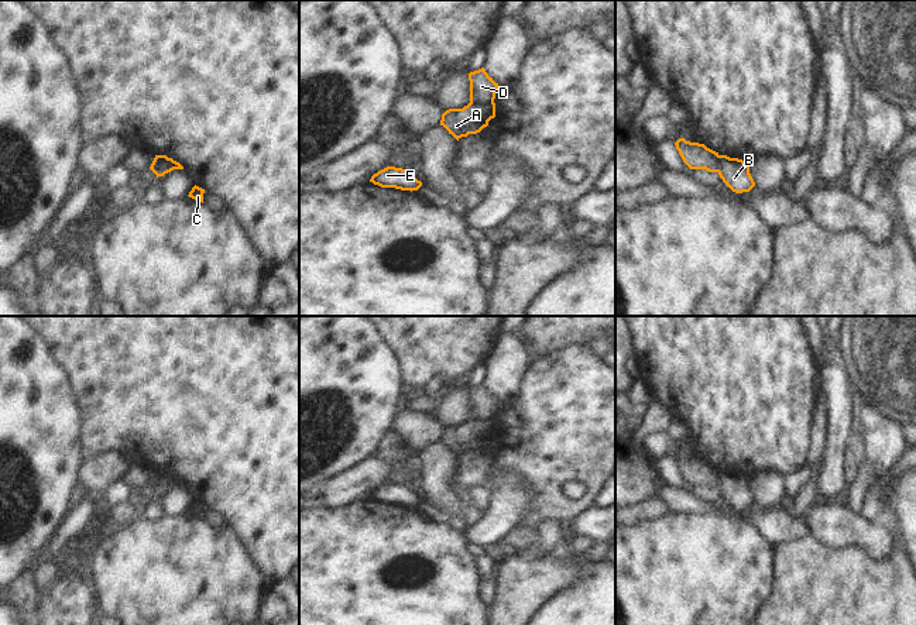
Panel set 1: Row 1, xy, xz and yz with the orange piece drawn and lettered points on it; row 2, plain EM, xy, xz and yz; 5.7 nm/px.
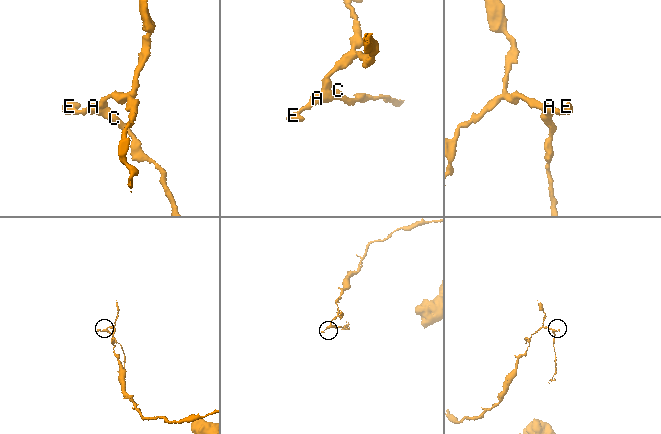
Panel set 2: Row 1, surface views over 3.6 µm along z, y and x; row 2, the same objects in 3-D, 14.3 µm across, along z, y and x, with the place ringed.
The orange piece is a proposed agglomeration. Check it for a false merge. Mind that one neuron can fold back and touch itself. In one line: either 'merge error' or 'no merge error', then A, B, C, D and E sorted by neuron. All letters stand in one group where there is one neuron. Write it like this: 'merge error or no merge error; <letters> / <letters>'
merge error; A B C E / D

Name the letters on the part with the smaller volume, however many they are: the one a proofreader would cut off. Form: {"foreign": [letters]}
{"foreign": ["A", "B", "C", "E"]}

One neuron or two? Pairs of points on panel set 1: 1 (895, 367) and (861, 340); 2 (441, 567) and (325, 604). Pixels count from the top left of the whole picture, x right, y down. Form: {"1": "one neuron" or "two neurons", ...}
{"1": "one neuron", "2": "one neuron"}

